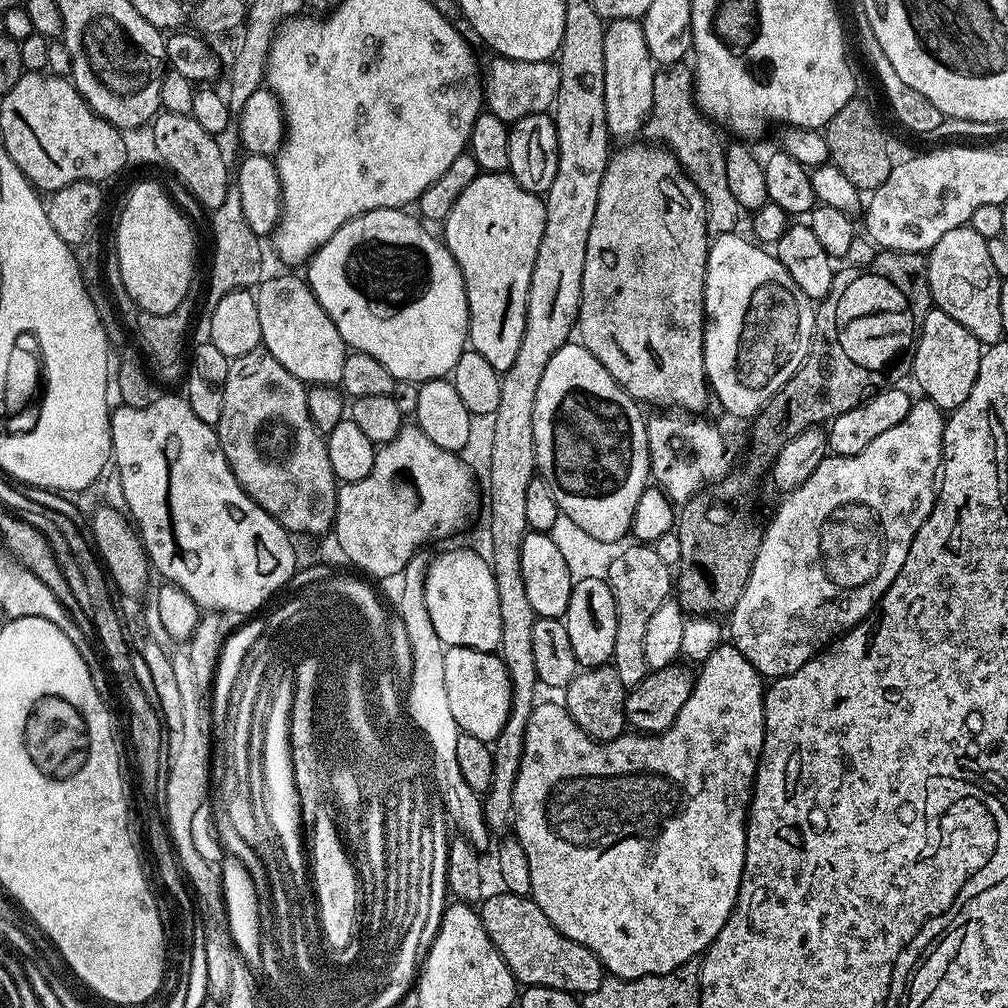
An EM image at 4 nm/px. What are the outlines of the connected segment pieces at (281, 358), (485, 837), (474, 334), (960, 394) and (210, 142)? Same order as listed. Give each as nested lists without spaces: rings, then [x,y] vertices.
[[[270,276],[261,279],[254,292],[258,306],[258,326],[262,326],[260,338],[263,347],[304,385],[339,385],[342,365],[346,363],[350,349],[344,343],[342,334],[338,334],[330,314],[322,310],[307,279]]]
[[[428,550],[416,552],[410,558],[410,562],[406,562],[404,567],[403,579],[403,595],[400,597],[394,612],[401,623],[406,628],[406,636],[409,638],[410,650],[412,651],[412,665],[410,673],[412,673],[412,681],[408,684],[408,702],[406,701],[406,713],[412,724],[418,729],[420,736],[432,736],[432,747],[436,748],[436,760],[444,760],[446,770],[440,771],[435,777],[435,783],[440,785],[439,795],[442,799],[443,807],[449,817],[454,816],[457,828],[463,839],[468,840],[472,846],[479,852],[486,851],[485,849],[490,844],[492,833],[488,828],[488,823],[485,821],[484,804],[481,795],[473,790],[472,786],[467,785],[466,778],[462,775],[462,770],[459,769],[458,760],[458,738],[461,731],[458,722],[454,722],[454,713],[450,711],[450,698],[446,698],[446,674],[444,673],[444,649],[445,644],[438,638],[438,634],[434,634],[434,622],[430,622],[430,610],[426,610],[426,574],[428,566],[432,563],[433,553]]]
[[[481,172],[462,190],[454,210],[442,222],[442,239],[450,254],[458,262],[468,298],[468,344],[471,351],[482,354],[490,366],[501,374],[514,366],[518,346],[526,326],[526,306],[530,294],[530,278],[538,258],[538,246],[546,226],[544,201],[537,193],[526,190],[508,172]]]
[[[934,306],[918,326],[918,339],[911,353],[912,376],[924,391],[921,392],[923,399],[934,402],[934,406],[941,410],[962,406],[962,402],[970,398],[970,390],[974,390],[974,378],[978,378],[981,355],[982,345],[974,338],[974,334],[970,334],[966,326],[954,322],[950,314]]]
[[[162,110],[153,117],[150,127],[161,161],[168,164],[206,210],[220,206],[232,186],[230,164],[228,168],[220,142],[199,126],[190,114],[174,114]]]

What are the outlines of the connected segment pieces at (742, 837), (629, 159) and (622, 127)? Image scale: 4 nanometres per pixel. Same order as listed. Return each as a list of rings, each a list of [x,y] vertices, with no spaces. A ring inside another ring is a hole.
[[[722,642],[718,650],[714,650],[714,654],[710,654],[710,658],[699,665],[692,693],[690,698],[686,698],[686,706],[682,706],[678,718],[665,732],[625,734],[617,740],[597,742],[576,725],[563,703],[540,702],[530,714],[522,750],[522,766],[514,782],[512,803],[514,836],[522,842],[522,850],[526,850],[530,858],[530,899],[563,936],[589,948],[600,959],[608,976],[617,976],[619,980],[637,980],[643,976],[661,976],[672,972],[707,952],[722,926],[726,926],[742,882],[744,847],[748,837],[746,809],[756,783],[756,767],[760,765],[760,751],[764,745],[765,691],[765,681],[756,668],[750,666],[750,662],[731,642]]]
[[[640,142],[629,143],[621,147],[624,148],[621,152],[613,151],[608,157],[606,174],[602,178],[598,194],[598,206],[594,210],[594,226],[590,226],[586,262],[582,270],[578,340],[590,350],[590,354],[594,354],[594,358],[598,358],[598,362],[602,362],[602,366],[606,366],[606,370],[610,370],[613,378],[631,394],[633,400],[643,402],[645,405],[660,404],[656,406],[700,414],[708,404],[708,396],[710,400],[710,385],[704,375],[704,279],[710,243],[708,207],[698,186],[684,173],[684,167],[678,163],[674,153],[652,142],[636,143]]]
[[[610,20],[604,30],[604,77],[606,86],[606,126],[613,141],[628,142],[641,135],[648,113],[652,111],[654,78],[658,71],[647,49],[646,35],[640,20]]]

